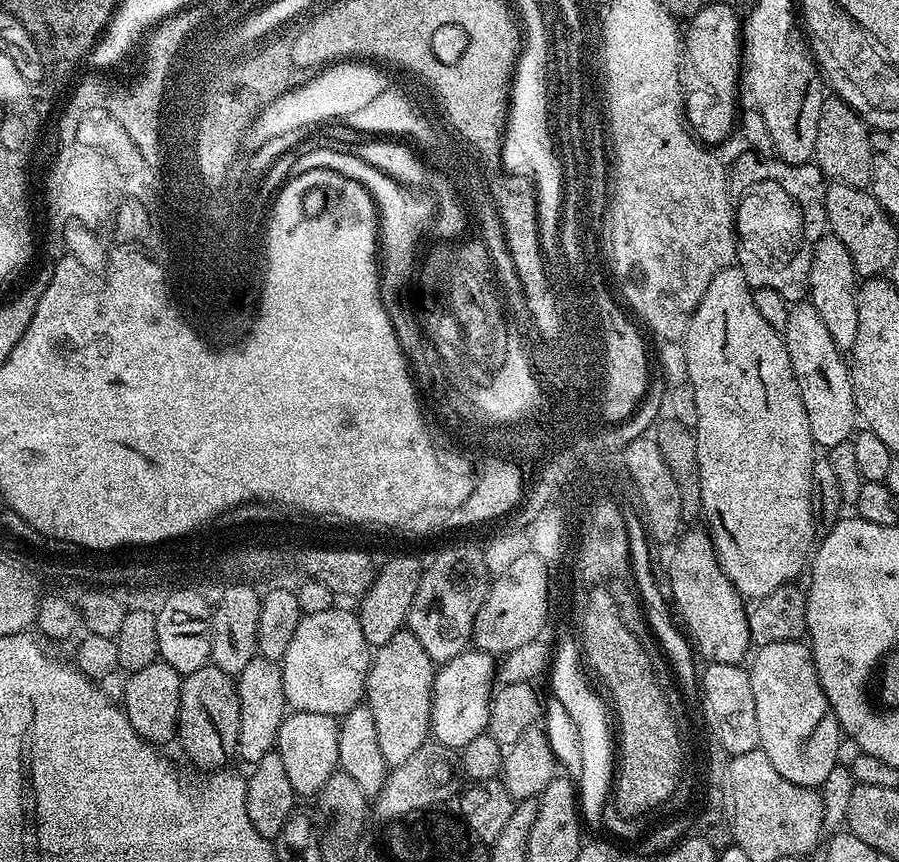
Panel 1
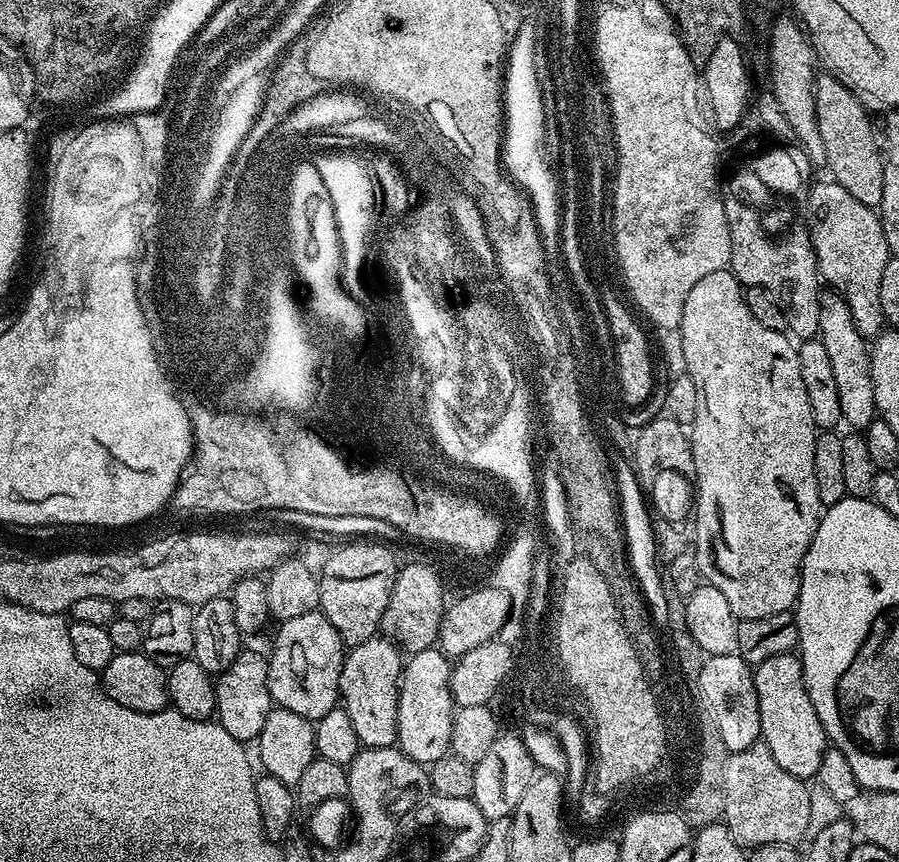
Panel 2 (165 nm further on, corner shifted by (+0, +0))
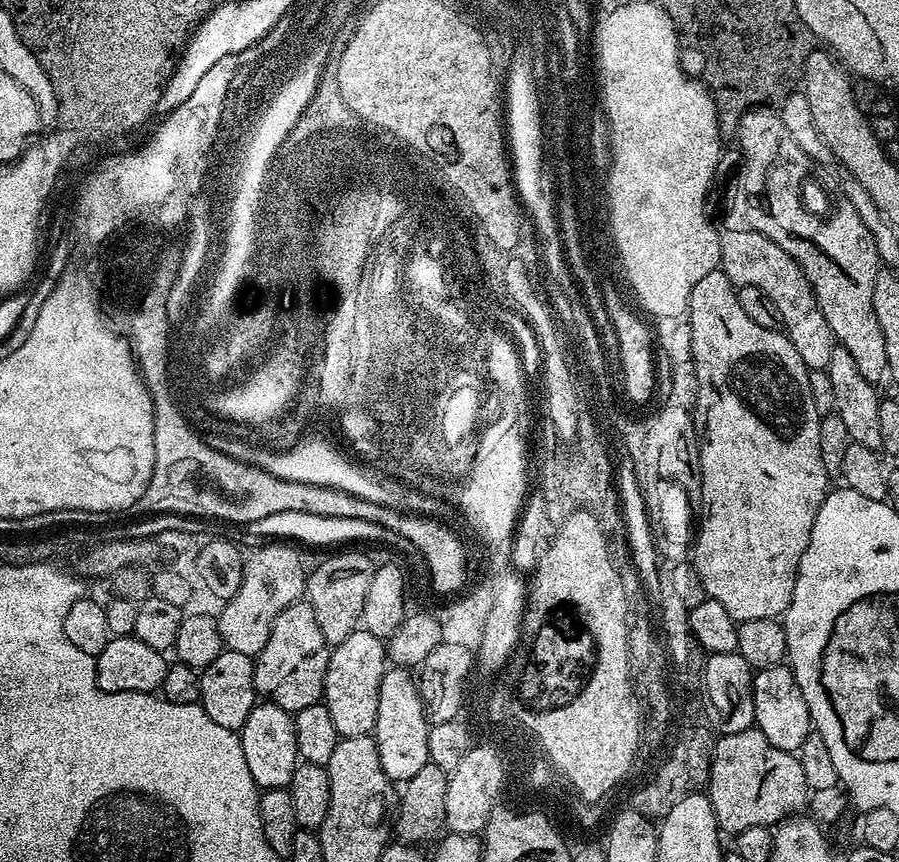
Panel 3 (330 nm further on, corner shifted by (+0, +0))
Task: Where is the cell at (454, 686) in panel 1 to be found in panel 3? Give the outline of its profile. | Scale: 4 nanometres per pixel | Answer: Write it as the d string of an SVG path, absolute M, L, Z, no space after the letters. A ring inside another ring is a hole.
M392 666L385 671L378 694L378 718L374 729L374 739L378 746L378 758L382 758L382 770L393 782L403 782L414 778L428 758L429 722L424 716L424 699L420 696L417 681L410 677L409 669Z

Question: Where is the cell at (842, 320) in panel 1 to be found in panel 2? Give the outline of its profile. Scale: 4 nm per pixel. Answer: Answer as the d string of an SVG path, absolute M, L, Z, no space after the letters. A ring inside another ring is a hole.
M828 290L820 298L820 330L818 338L826 346L830 366L834 369L834 382L838 386L838 406L840 419L852 430L863 430L877 419L874 402L874 382L872 381L872 357L869 341L858 330L850 306L841 296Z

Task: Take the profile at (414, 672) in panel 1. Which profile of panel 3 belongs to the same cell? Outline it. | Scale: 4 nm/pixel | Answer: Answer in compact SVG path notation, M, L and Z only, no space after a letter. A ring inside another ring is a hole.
M363 626L352 632L350 638L346 638L346 642L335 645L329 651L322 703L330 710L334 730L341 738L367 736L375 729L378 718L378 694L387 660L388 650L385 641L367 632Z

